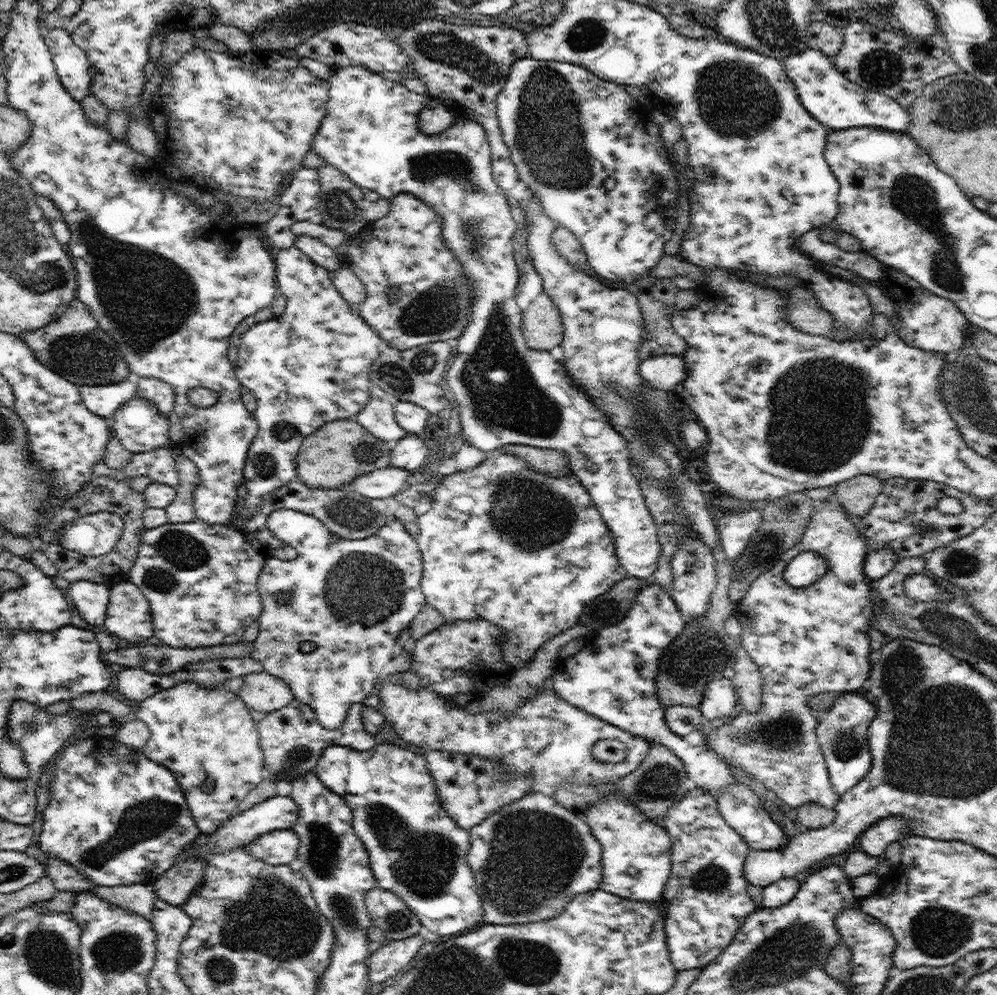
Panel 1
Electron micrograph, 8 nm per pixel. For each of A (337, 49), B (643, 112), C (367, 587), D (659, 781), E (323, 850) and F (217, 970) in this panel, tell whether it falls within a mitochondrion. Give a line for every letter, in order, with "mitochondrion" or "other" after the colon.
A: other
B: other
C: mitochondrion
D: mitochondrion
E: mitochondrion
F: mitochondrion

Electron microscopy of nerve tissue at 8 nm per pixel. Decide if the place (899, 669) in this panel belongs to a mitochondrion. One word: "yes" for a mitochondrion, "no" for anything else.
yes

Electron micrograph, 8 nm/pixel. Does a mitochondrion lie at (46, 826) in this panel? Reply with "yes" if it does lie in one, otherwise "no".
no

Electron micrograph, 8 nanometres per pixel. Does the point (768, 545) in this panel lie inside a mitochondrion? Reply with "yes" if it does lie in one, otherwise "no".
yes

